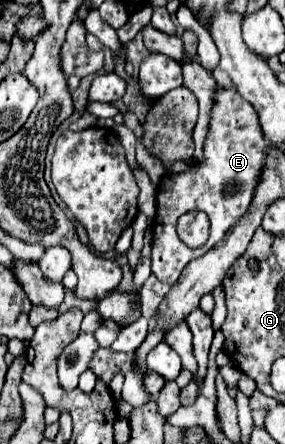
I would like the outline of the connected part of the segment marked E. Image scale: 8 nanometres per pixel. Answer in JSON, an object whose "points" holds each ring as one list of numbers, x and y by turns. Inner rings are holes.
{"points":[[219,87,215,95,215,105,211,111,209,135,205,141,205,161,187,169,185,173,167,173,157,189,157,215,153,219,153,253,151,253,151,269,159,281,173,285,179,279,181,271,191,259,199,258,209,249,213,249,229,227,247,211,253,189,257,185,257,177,263,165,267,145,263,141,263,131,259,129,259,117,255,117,255,109,235,93,235,89],[193,209,207,211,211,221,211,233,203,247,189,249,181,243,175,225,177,219]]}

